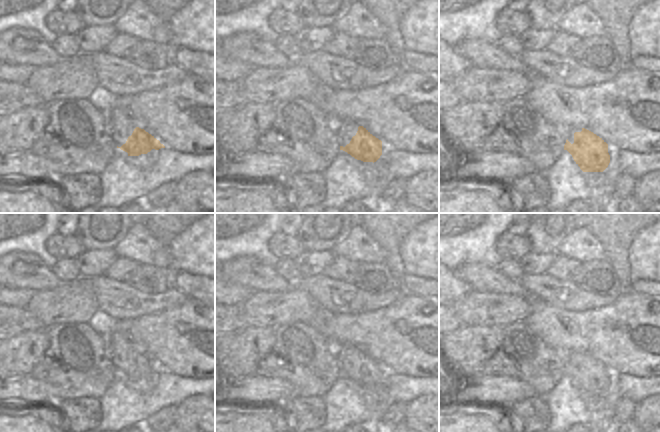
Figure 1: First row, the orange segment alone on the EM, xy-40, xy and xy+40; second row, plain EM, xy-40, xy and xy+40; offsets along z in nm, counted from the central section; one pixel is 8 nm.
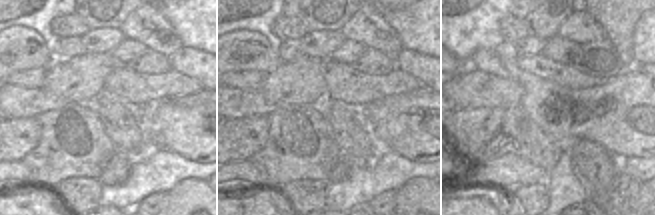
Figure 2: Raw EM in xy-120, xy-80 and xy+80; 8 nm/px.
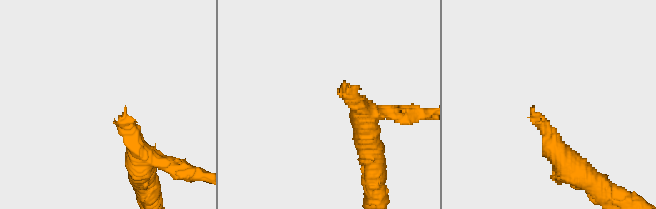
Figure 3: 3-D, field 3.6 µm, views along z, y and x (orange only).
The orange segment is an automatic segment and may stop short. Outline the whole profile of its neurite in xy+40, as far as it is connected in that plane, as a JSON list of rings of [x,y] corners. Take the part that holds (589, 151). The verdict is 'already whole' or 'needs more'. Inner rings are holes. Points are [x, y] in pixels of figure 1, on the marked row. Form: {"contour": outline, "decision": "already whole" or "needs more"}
{"contour": [[[573,128],[564,150],[573,157],[583,172],[603,172],[610,163],[608,144],[585,128]]], "decision": "needs more"}

